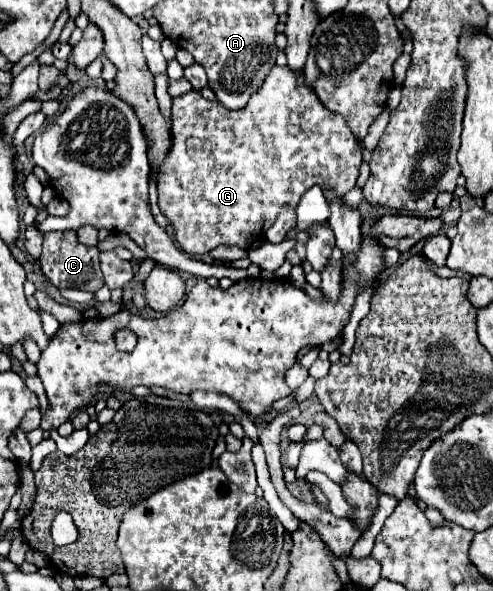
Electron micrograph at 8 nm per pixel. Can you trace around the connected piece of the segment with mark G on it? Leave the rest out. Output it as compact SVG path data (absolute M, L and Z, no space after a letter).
M278 65L272 67L272 71L264 79L262 87L250 97L248 105L242 111L230 111L222 103L208 101L208 99L204 99L196 91L188 91L188 93L184 93L184 95L180 95L180 97L174 99L174 105L172 105L172 149L168 149L168 157L162 161L160 173L158 173L156 179L158 179L158 205L160 205L160 211L168 219L170 231L174 235L174 241L180 245L180 249L184 253L188 253L192 257L198 257L198 255L204 255L210 249L218 247L218 245L236 245L240 249L252 249L254 245L258 245L258 243L264 241L264 233L274 225L274 221L278 219L280 209L282 207L296 209L300 197L312 185L320 185L326 199L328 199L328 193L334 193L334 197L340 197L340 195L348 193L356 185L356 179L360 175L360 165L362 165L362 147L360 147L360 141L354 137L354 133L348 129L348 125L346 125L346 121L342 117L338 117L336 113L328 111L316 99L318 97L314 95L314 91L304 83L302 73L294 73L292 69L278 67Z

